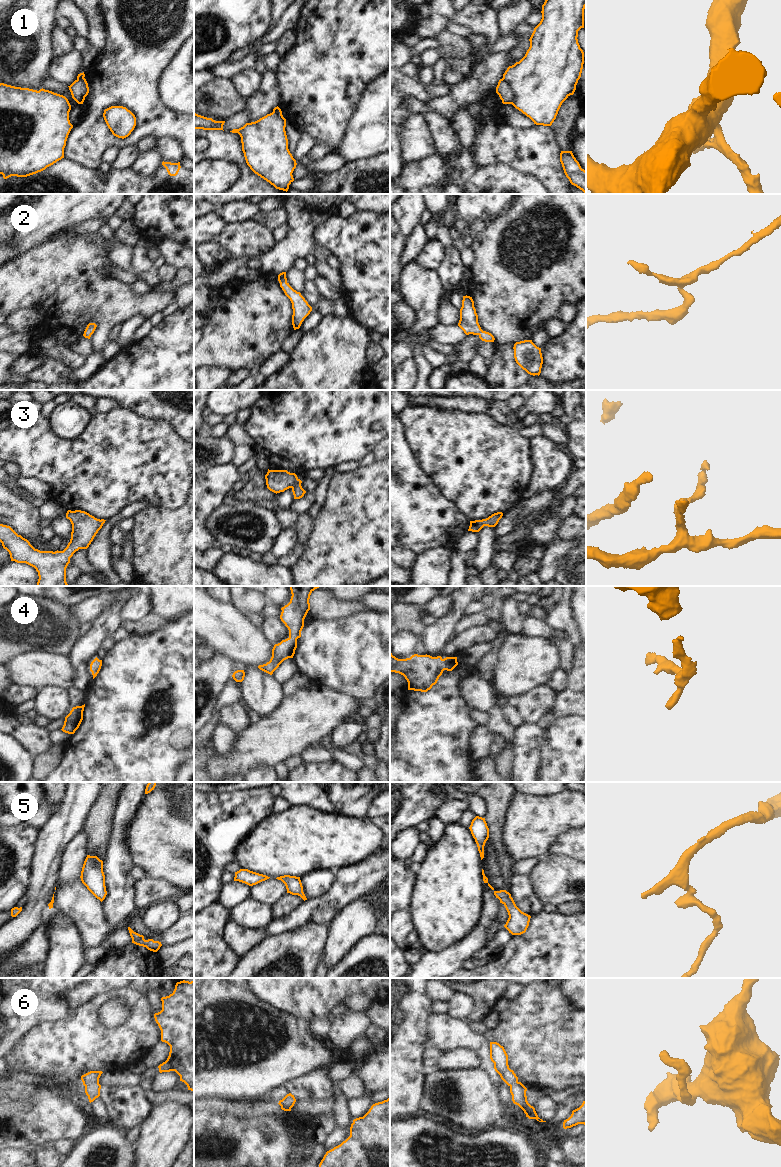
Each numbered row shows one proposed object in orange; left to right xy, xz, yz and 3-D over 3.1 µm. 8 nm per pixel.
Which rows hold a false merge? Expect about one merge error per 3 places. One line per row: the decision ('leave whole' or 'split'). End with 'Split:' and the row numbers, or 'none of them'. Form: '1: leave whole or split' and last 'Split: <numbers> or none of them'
1: split
2: leave whole
3: leave whole
4: leave whole
5: leave whole
6: leave whole
Split: 1

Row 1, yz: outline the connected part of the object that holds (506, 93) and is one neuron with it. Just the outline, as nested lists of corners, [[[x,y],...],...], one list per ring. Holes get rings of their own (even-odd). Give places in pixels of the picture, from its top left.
[[[503,78],[499,80],[496,87],[496,93],[499,95],[503,104],[513,104],[515,102],[515,93],[508,81]]]

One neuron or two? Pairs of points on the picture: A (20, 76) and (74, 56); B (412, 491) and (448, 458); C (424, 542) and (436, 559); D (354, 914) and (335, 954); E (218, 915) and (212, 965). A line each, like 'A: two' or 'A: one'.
A: two
B: two
C: two
D: one
E: one

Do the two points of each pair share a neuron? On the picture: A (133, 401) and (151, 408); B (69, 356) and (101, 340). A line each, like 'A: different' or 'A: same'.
A: same
B: different

